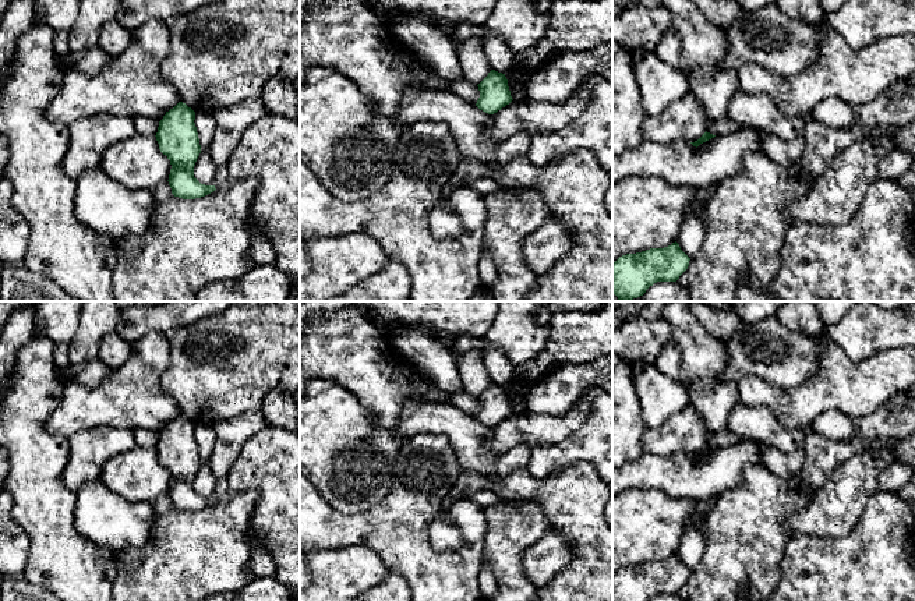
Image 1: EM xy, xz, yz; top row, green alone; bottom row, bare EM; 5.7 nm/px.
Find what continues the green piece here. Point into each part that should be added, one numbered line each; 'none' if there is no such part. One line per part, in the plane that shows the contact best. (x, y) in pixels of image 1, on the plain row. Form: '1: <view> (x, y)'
none

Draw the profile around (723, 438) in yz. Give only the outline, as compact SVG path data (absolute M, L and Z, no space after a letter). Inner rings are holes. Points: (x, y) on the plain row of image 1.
M727 428L718 431L718 432L709 432L707 434L707 445L721 449L725 446L729 446L734 442L742 441L745 438L742 436L734 436Z

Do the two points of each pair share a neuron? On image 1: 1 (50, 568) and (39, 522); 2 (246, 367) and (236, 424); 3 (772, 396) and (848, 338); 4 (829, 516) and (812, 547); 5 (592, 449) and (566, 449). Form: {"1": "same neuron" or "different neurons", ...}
{"1": "same neuron", "2": "different neurons", "3": "different neurons", "4": "different neurons", "5": "same neuron"}

